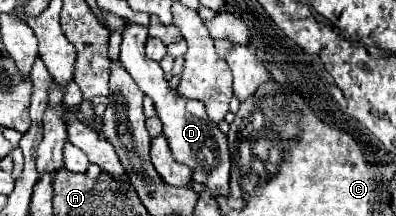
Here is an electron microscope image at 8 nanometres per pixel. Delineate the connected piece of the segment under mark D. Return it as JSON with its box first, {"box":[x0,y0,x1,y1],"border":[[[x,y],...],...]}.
{"box":[121,21,231,195],"border":[[[127,21],[127,25],[121,31],[121,37],[123,37],[121,65],[127,69],[127,73],[133,77],[133,81],[139,85],[139,89],[155,101],[155,111],[163,123],[163,135],[169,141],[173,157],[191,169],[191,179],[195,183],[203,183],[213,195],[227,195],[229,193],[229,167],[231,167],[227,137],[219,131],[219,127],[215,127],[215,123],[209,121],[201,101],[181,99],[173,89],[167,87],[163,69],[159,67],[159,63],[151,61],[145,55],[147,27]]]}

